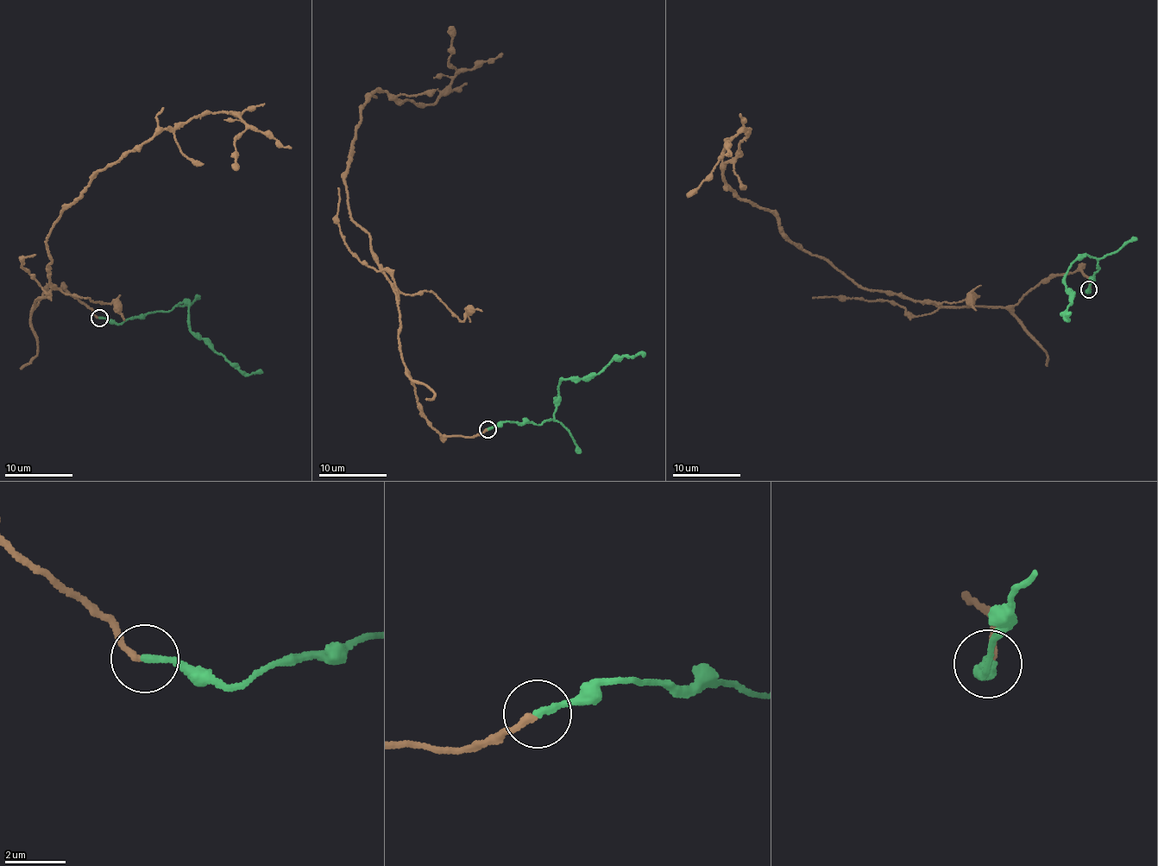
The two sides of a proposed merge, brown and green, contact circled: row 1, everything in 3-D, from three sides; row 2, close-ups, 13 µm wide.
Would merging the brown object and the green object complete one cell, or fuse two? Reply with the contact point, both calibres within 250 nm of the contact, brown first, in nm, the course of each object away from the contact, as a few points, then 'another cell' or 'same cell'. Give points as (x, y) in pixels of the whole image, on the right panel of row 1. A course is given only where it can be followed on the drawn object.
(1088, 289) | 200/220 nm | brown via (1089, 289), (1081, 271), (1052, 274), (1004, 307), (865, 288), (737, 199), (723, 173), (749, 129), (687, 198) | green via (1089, 289), (1098, 266), (1095, 257), (1081, 254), (1072, 264), (1065, 285), (1073, 299), (1066, 319), (1066, 313) | same cell

